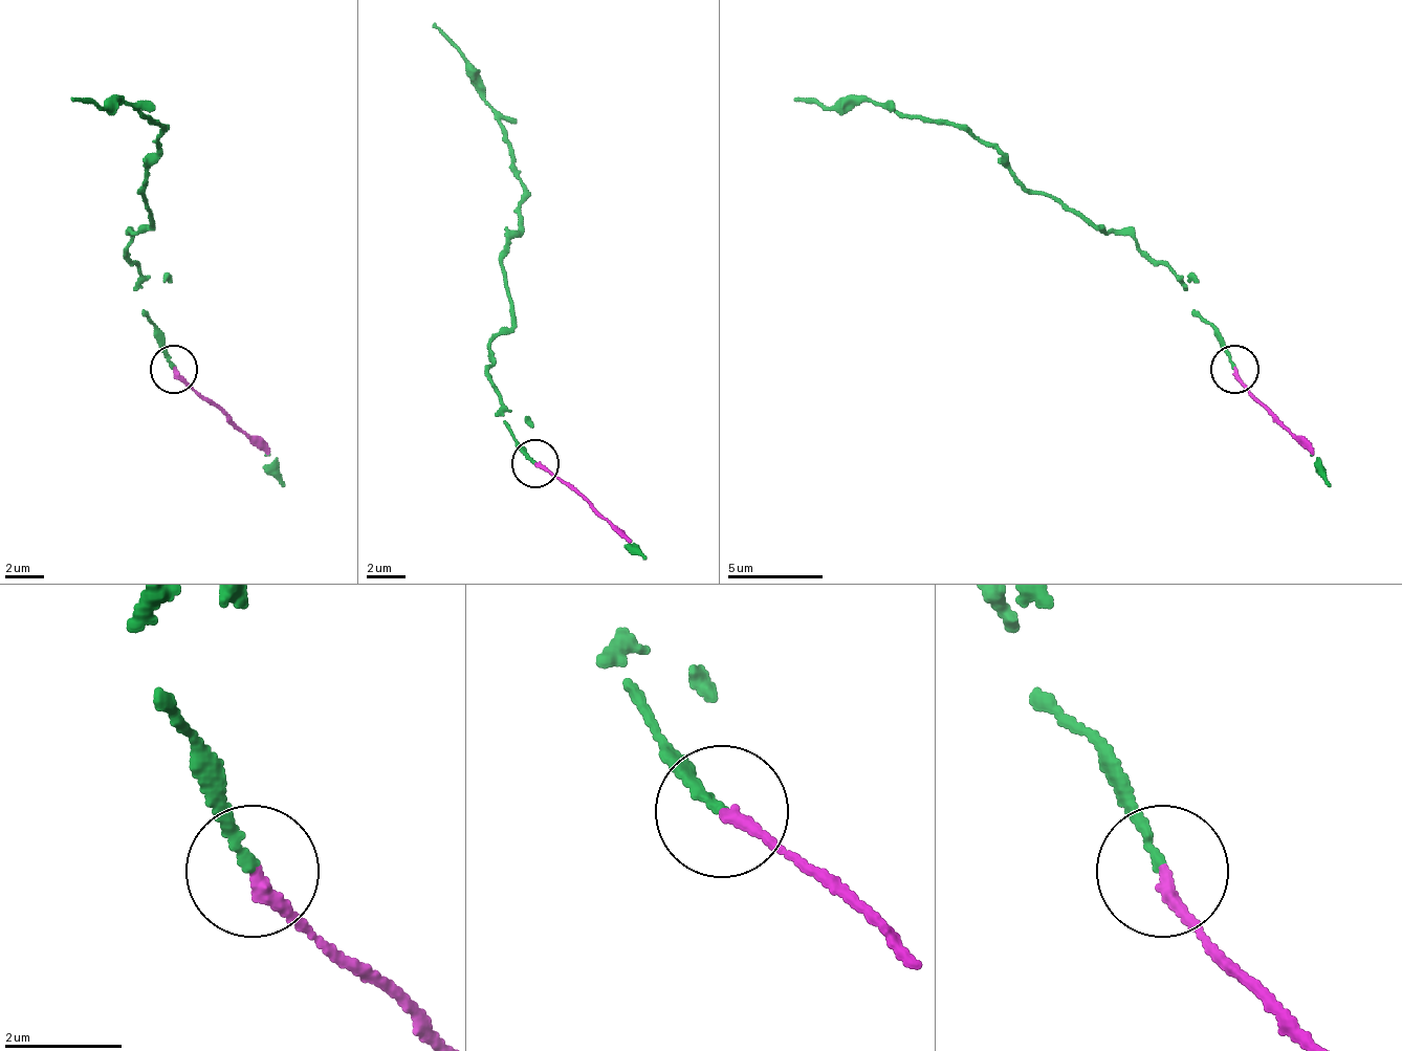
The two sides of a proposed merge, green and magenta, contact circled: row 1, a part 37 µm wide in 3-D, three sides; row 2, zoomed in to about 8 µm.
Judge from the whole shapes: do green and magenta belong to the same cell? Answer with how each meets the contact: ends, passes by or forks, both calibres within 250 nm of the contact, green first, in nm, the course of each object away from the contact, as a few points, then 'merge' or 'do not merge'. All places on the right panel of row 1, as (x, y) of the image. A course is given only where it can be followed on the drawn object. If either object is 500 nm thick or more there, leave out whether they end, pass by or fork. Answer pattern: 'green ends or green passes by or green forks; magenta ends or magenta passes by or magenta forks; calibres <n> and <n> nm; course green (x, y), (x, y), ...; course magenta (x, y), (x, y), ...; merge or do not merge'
green ends; magenta ends; calibres 140 and 240 nm; course green (1235, 370), (1188, 288), (1131, 236), (1082, 221), (963, 130), (896, 116), (872, 102), (795, 96); course magenta (1235, 370), (1255, 398), (1312, 456); merge

